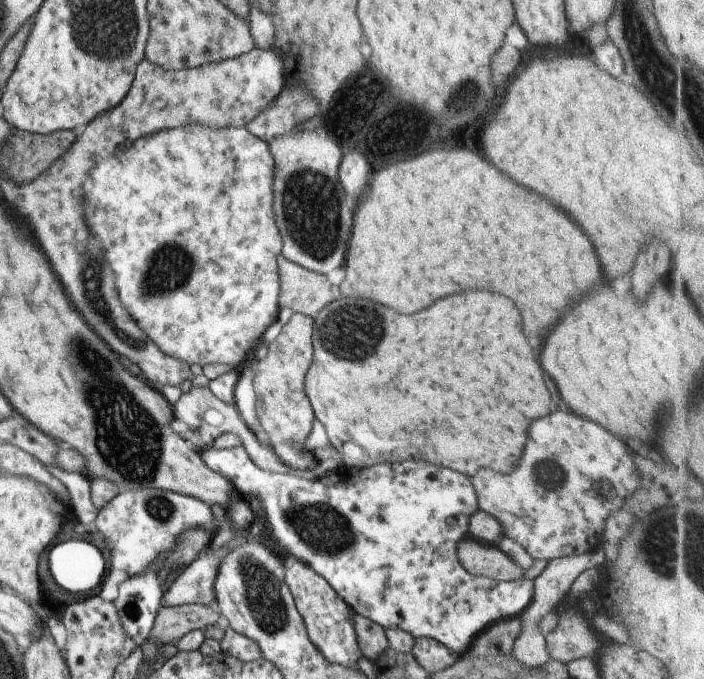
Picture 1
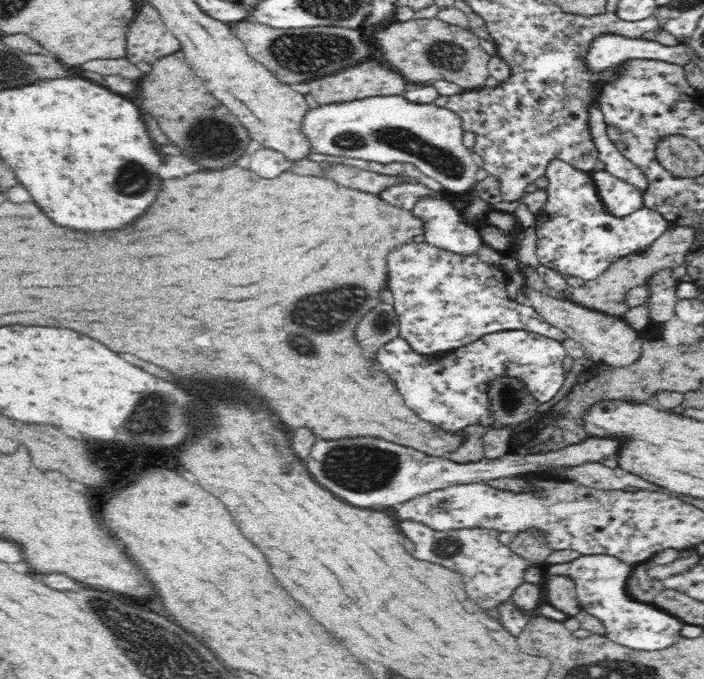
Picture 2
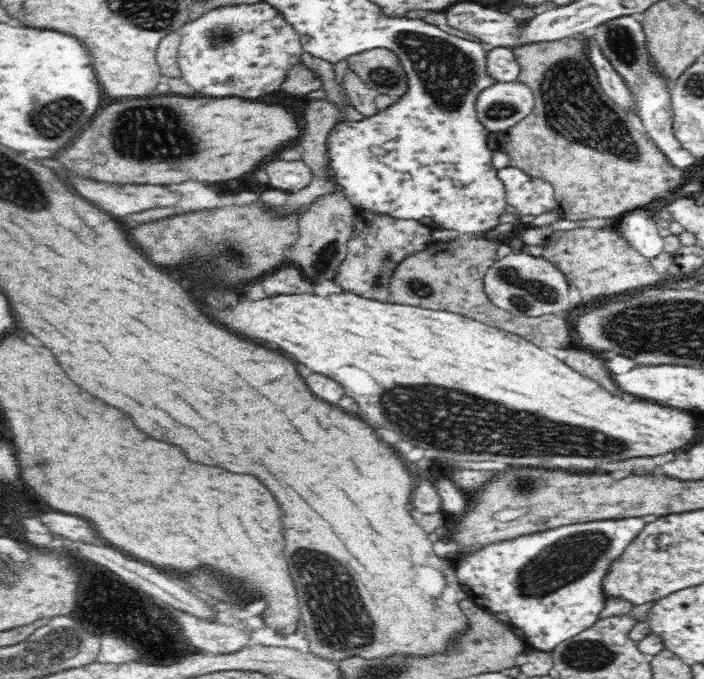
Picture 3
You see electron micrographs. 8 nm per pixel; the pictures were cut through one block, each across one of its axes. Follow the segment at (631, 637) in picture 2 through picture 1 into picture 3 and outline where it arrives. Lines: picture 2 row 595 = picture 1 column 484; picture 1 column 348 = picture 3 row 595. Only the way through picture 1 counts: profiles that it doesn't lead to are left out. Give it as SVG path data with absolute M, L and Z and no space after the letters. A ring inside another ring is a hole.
M630 517L576 522L510 538L508 542L489 544L462 557L456 564L456 576L474 604L494 615L507 614L510 626L524 631L523 638L530 647L550 653L561 642L592 628L600 620L608 599L604 591L606 576L610 574L614 561L622 558L624 549L641 533L648 520Z

